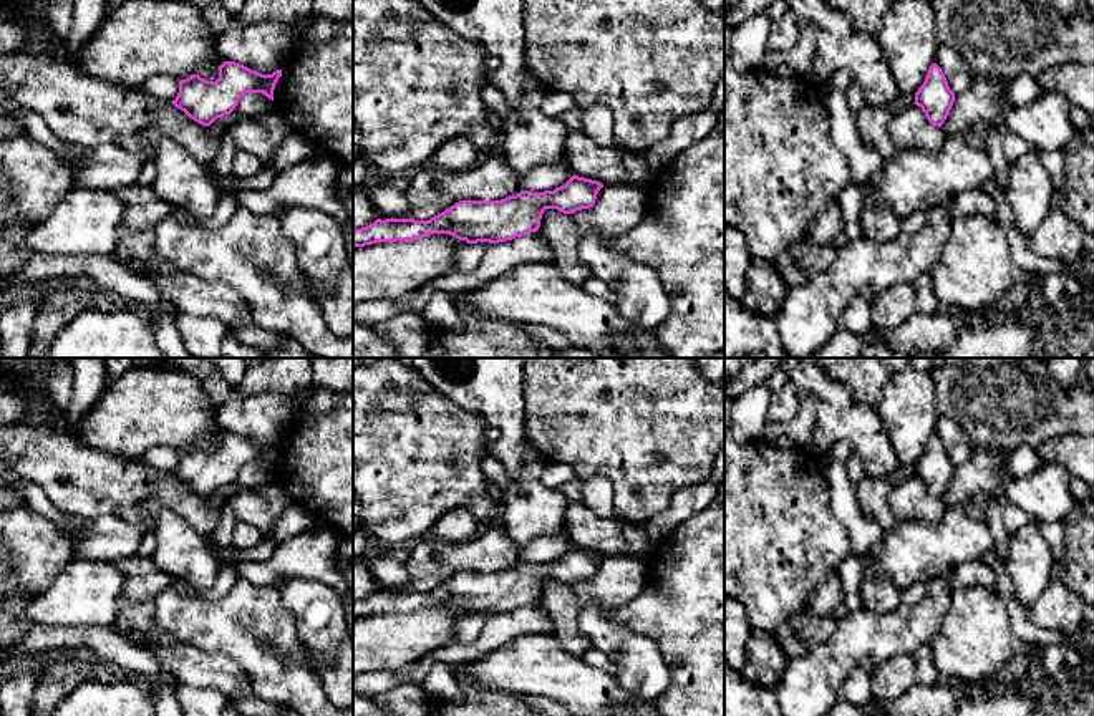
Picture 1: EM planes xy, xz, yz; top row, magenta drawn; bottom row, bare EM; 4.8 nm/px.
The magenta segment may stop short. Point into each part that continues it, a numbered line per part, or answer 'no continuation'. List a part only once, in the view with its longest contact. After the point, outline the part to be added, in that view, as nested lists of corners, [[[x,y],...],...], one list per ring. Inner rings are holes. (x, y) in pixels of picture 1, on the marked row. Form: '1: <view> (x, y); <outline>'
no continuation

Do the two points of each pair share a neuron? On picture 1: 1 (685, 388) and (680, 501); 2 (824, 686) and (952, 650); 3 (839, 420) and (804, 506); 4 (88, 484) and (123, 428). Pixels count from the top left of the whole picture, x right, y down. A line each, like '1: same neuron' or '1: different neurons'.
1: different neurons
2: different neurons
3: different neurons
4: different neurons

